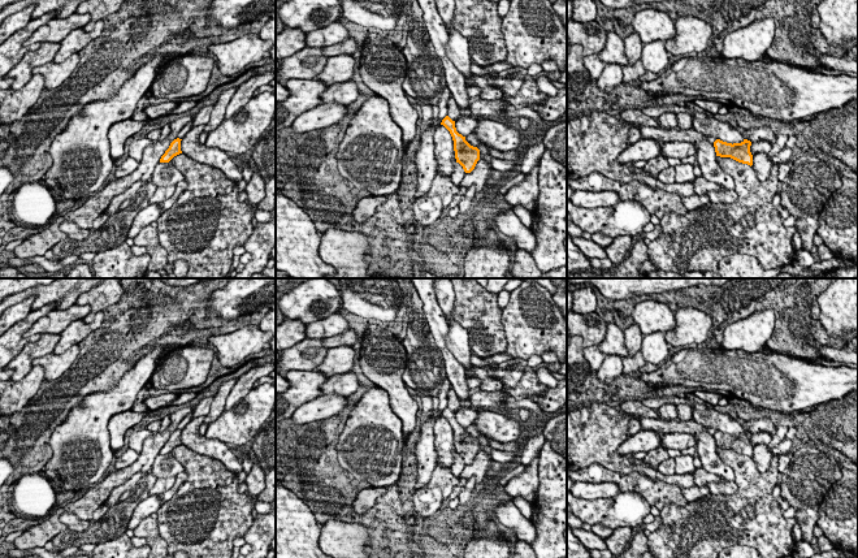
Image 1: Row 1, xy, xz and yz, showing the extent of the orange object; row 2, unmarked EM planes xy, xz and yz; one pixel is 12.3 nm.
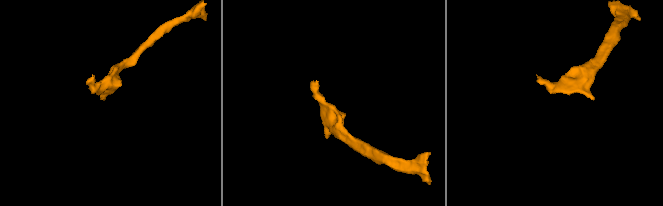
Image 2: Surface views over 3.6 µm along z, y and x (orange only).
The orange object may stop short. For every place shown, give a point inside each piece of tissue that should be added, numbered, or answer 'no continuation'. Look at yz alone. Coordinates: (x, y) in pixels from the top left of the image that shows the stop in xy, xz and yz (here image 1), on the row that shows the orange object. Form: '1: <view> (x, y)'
no continuation

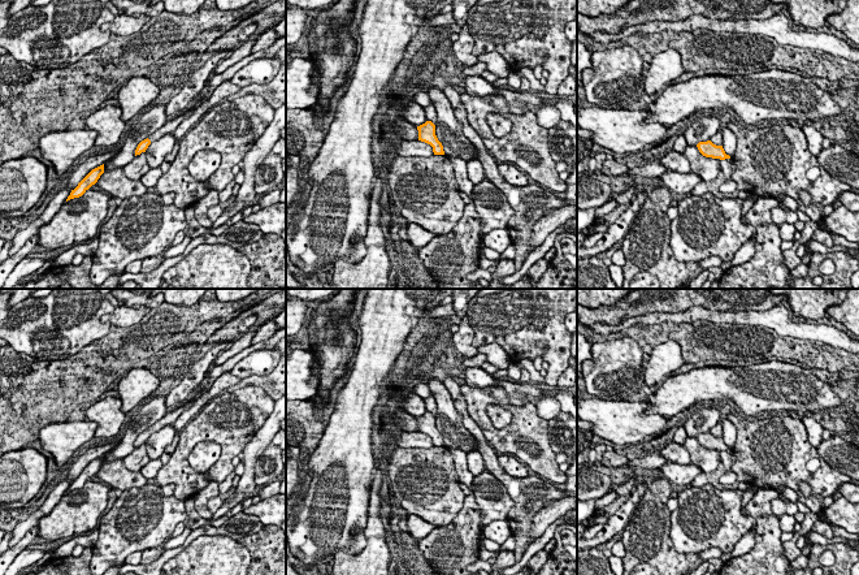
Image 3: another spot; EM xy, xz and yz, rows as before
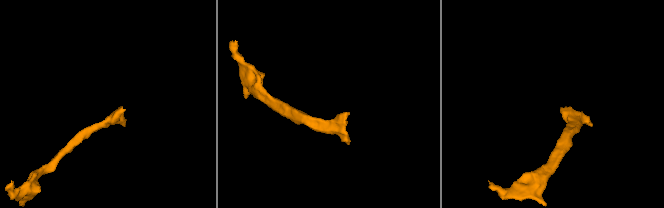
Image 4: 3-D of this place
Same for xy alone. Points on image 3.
1: xy (169, 126)

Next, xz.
no continuation

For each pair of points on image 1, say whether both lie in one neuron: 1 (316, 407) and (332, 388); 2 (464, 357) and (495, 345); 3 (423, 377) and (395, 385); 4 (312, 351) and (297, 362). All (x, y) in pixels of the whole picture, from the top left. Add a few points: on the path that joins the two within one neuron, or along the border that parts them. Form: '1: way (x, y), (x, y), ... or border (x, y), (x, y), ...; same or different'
1: border (321, 394), (342, 394), (346, 397); different
2: border (460, 324), (467, 332), (467, 342), (472, 353); different
3: border (404, 351), (406, 370), (403, 381), (407, 385); different
4: way (308, 354), (300, 358); same

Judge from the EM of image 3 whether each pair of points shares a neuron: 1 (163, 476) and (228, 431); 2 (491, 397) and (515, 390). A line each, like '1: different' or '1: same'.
1: same
2: different

